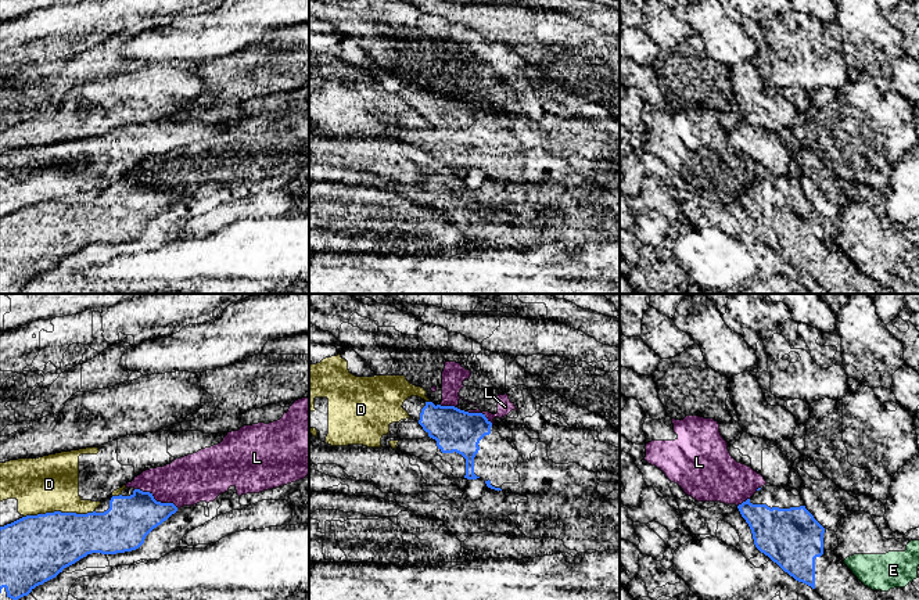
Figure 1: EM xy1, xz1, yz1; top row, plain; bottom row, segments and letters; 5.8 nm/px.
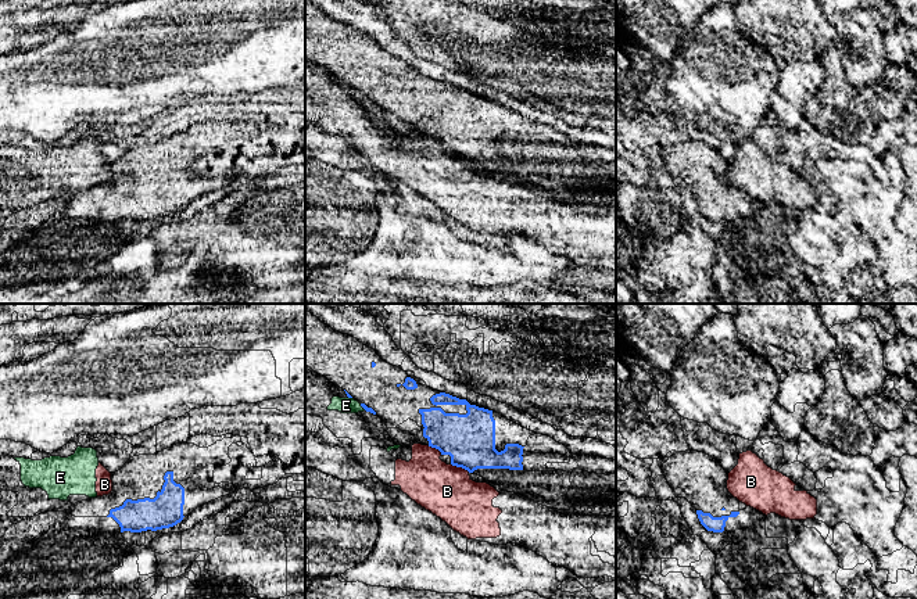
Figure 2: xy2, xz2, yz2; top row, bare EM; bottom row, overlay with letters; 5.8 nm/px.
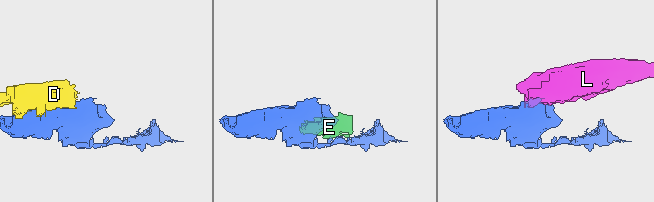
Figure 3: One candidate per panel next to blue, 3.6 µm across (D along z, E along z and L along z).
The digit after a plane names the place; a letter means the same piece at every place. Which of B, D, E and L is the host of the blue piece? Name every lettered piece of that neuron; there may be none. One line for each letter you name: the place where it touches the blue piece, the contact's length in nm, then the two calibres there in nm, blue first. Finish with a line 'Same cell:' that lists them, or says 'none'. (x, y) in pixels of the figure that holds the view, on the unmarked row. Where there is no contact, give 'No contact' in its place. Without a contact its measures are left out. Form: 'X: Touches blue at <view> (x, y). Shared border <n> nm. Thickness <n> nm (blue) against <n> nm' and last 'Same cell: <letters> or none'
Same cell: none

